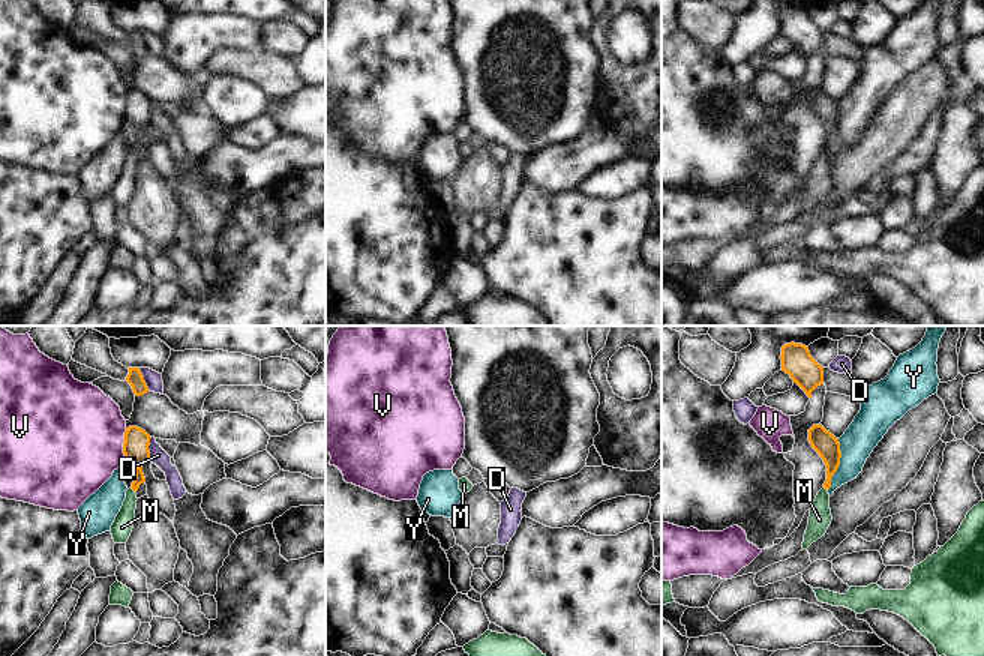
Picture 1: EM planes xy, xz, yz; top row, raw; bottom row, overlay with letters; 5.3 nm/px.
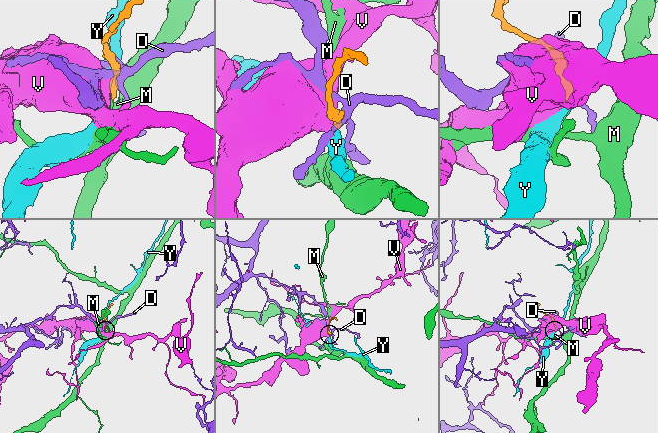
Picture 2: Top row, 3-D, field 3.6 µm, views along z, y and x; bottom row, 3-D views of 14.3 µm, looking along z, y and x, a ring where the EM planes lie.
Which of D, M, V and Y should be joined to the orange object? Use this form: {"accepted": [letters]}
{"accepted": ["M"]}

